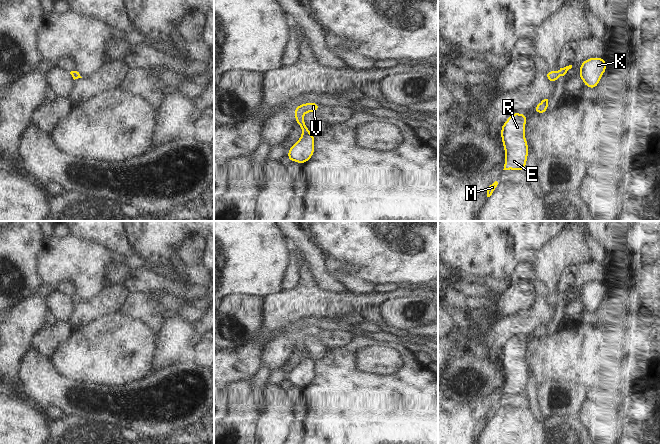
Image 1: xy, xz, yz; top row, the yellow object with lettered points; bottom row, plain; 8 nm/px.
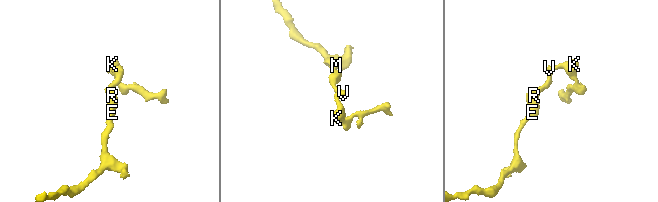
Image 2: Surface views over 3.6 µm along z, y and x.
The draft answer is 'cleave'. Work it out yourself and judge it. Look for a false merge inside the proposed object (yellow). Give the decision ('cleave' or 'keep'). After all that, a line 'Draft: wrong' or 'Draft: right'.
keep
Draft: wrong

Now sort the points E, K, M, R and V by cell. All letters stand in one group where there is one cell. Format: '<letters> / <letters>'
E K M R V

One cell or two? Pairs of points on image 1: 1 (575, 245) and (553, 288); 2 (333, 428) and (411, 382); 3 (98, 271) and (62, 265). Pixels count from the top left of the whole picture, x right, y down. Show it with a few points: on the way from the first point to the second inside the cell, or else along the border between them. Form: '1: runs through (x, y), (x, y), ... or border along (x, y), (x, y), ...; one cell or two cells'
1: runs through (564, 256), (553, 267), (553, 277); one cell
2: runs through (352, 428), (361, 428), (392, 397); one cell
3: runs through (89, 271), (83, 265), (71, 265); one cell

